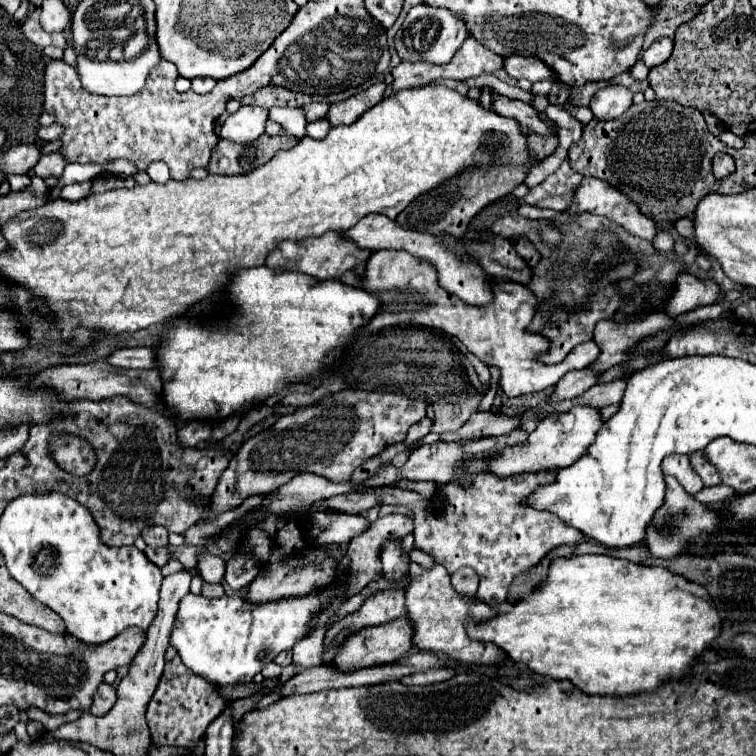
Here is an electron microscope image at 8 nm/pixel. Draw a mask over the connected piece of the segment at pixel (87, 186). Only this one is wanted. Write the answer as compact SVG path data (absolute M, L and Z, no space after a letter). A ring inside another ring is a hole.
M91 181L85 183L73 183L73 185L63 185L59 197L67 201L79 201L91 193Z

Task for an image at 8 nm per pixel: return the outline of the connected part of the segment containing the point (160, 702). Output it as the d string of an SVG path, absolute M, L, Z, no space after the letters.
M175 655L171 661L165 663L161 683L157 685L157 691L147 707L147 723L151 729L153 745L155 747L177 745L177 747L193 749L195 743L205 733L205 729L209 727L209 723L217 715L221 715L225 707L227 707L227 701L221 697L219 687L187 669L181 657Z

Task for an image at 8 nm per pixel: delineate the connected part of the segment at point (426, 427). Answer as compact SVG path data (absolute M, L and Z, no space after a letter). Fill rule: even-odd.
M425 417L425 419L421 419L419 423L415 423L411 429L409 429L409 433L407 433L407 443L413 443L413 441L419 441L419 439L423 439L429 431L431 431L431 425L433 425L433 419L431 417Z

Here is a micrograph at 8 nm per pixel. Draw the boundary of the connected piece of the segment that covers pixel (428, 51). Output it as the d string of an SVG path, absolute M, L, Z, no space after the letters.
M423 3L411 7L411 11L401 27L403 29L395 35L395 47L403 61L413 61L413 63L421 61L421 59L431 61L435 65L449 63L449 59L453 59L453 55L457 53L461 43L469 37L465 23L461 23L461 19L457 19L457 15L453 15L441 7L429 7Z

